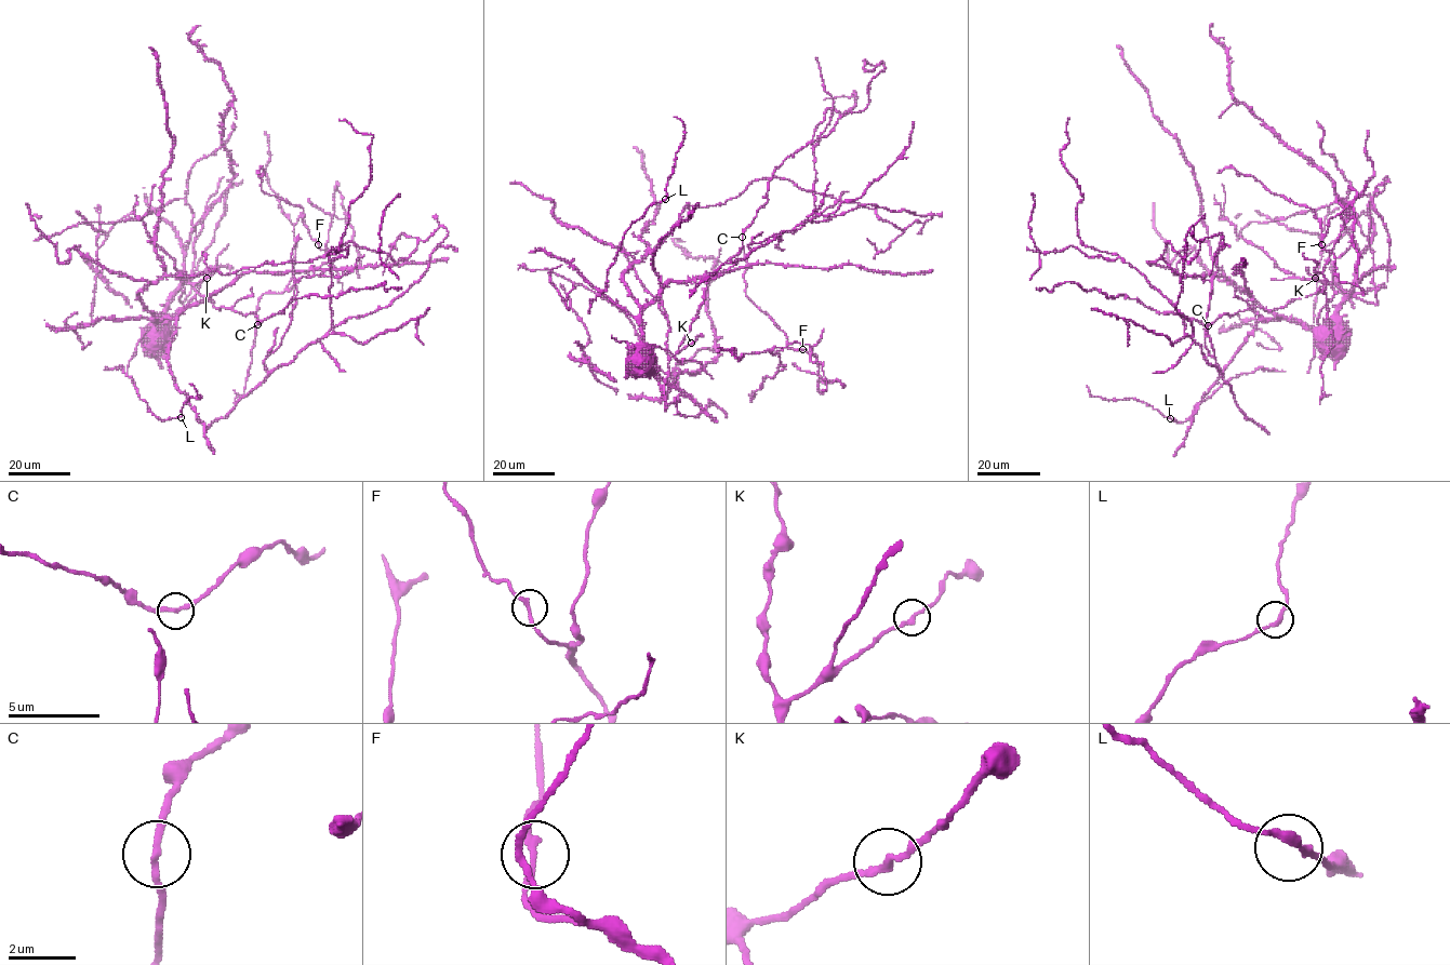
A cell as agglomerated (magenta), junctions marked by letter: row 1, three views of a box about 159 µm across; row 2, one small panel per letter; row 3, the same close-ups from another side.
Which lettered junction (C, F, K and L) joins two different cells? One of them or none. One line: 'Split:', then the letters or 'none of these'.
Split: none of these

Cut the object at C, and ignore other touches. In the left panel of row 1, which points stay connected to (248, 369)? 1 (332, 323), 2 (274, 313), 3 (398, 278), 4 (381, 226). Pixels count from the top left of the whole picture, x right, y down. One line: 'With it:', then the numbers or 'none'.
With it: 1

